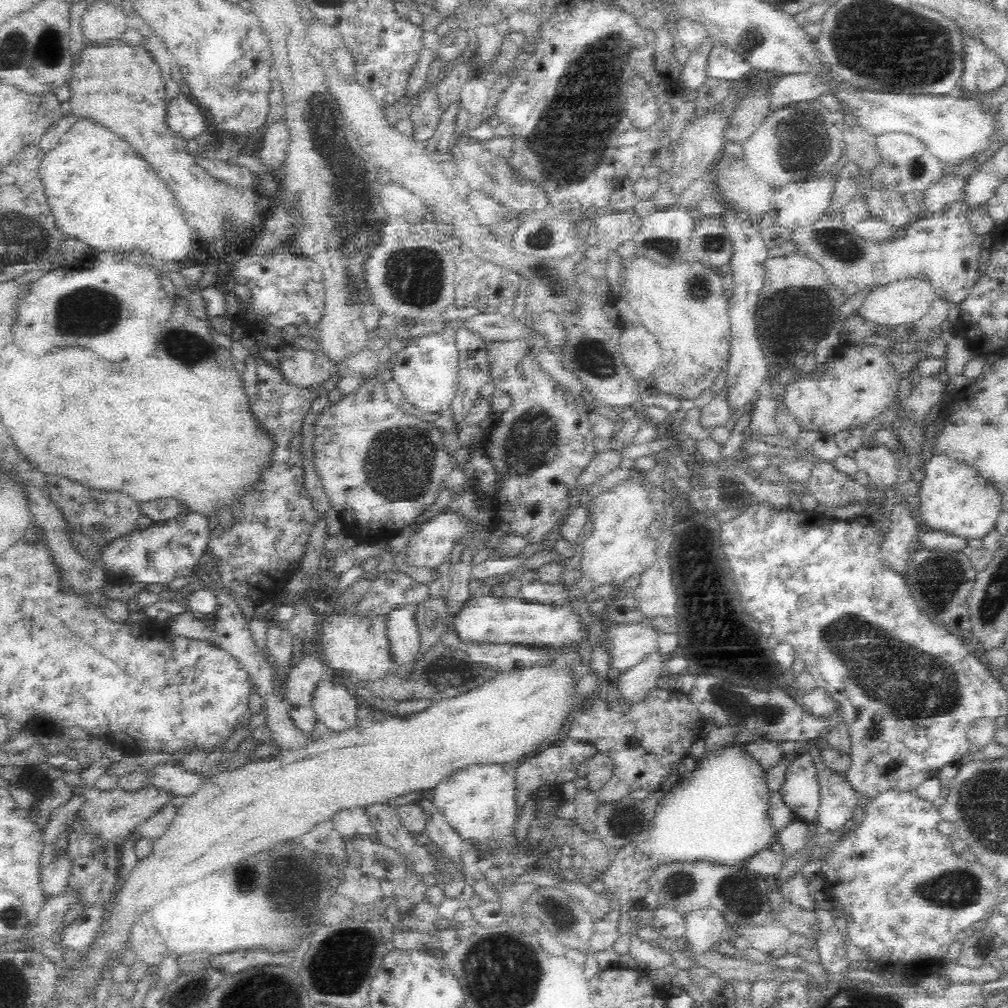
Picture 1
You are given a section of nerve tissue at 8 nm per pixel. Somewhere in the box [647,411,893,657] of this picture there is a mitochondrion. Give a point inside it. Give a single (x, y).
(731, 493)

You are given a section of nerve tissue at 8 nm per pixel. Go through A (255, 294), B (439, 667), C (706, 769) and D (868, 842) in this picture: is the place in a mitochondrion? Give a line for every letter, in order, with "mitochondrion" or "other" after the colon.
A: other
B: mitochondrion
C: other
D: other

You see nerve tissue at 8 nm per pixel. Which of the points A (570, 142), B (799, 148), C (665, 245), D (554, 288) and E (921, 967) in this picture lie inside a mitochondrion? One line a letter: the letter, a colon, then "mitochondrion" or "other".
A: mitochondrion
B: mitochondrion
C: mitochondrion
D: mitochondrion
E: other

